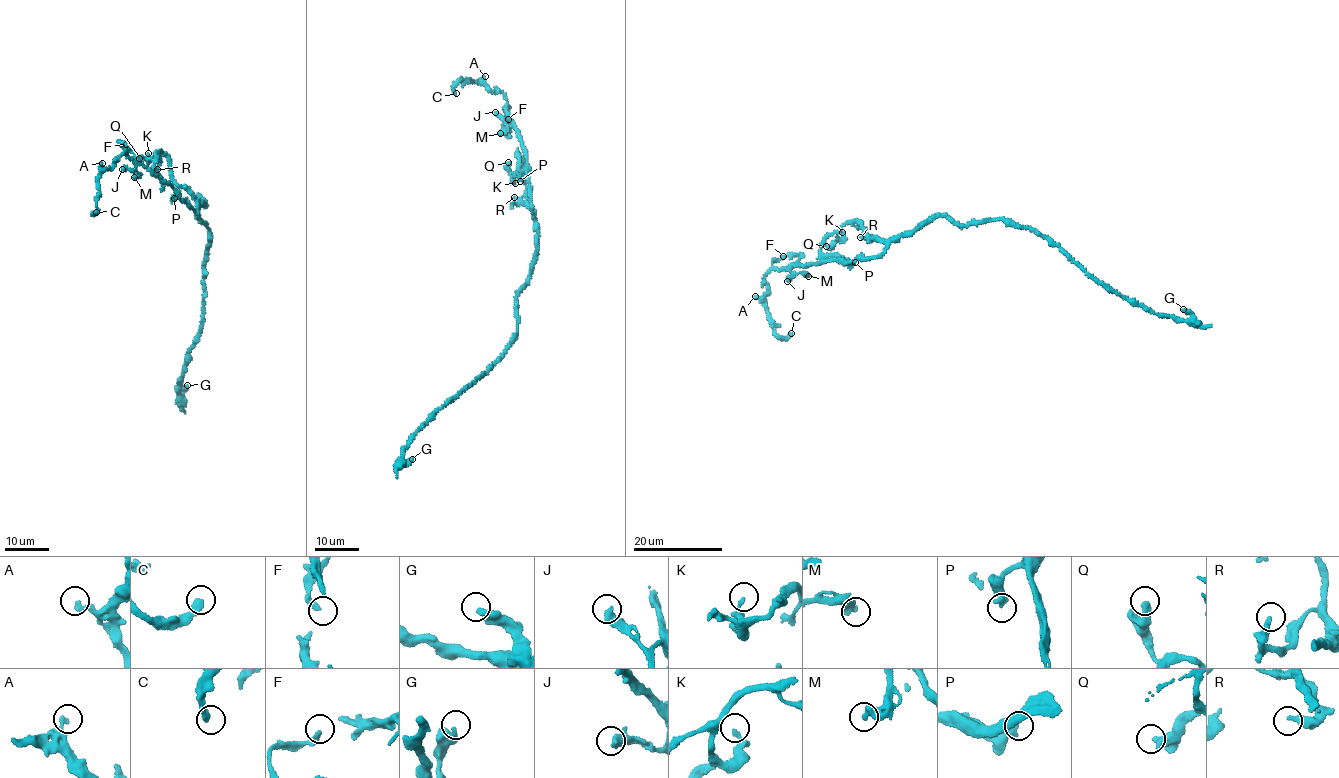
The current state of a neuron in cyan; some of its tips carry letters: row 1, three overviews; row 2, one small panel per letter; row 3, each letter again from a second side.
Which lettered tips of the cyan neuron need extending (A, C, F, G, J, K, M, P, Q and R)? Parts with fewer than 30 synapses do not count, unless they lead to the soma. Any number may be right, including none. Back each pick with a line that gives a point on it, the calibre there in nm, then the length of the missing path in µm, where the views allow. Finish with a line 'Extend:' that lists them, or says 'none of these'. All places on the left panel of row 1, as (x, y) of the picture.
G: place (187, 385); calibre 400 nm; missing 80 µm
Extend: G

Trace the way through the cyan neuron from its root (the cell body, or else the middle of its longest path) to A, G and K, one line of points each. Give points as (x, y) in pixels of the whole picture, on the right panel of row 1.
A: (946, 216), (934, 217), (901, 234), (877, 256), (769, 271), (765, 278), (766, 292), (760, 299), (755, 296)
G: (946, 216), (962, 225), (1008, 219), (1048, 238), (1127, 300), (1155, 313), (1191, 319), (1183, 309)
K: (946, 216), (934, 217), (888, 241), (872, 241), (856, 222), (844, 223), (837, 234), (839, 239), (842, 232)

